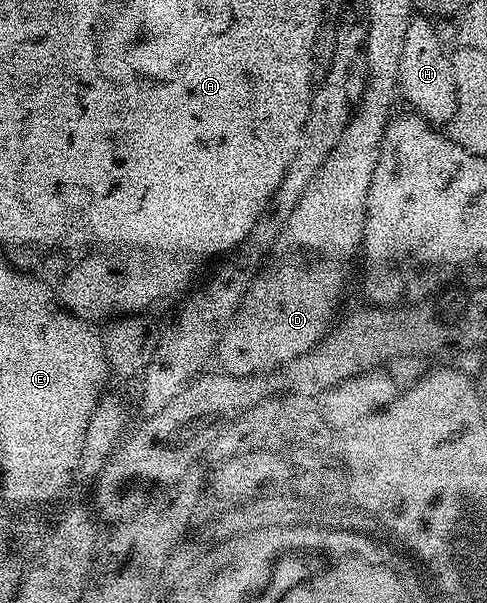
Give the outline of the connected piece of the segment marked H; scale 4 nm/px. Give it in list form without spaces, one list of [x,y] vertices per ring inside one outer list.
[[[415,16],[407,32],[406,47],[403,48],[401,91],[404,99],[406,97],[412,105],[410,107],[438,128],[452,125],[458,114],[458,80],[452,57],[445,48],[438,27],[427,18]]]

